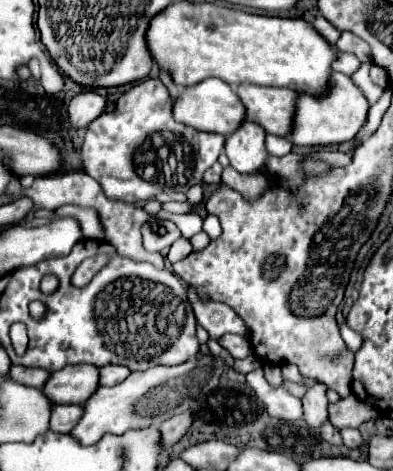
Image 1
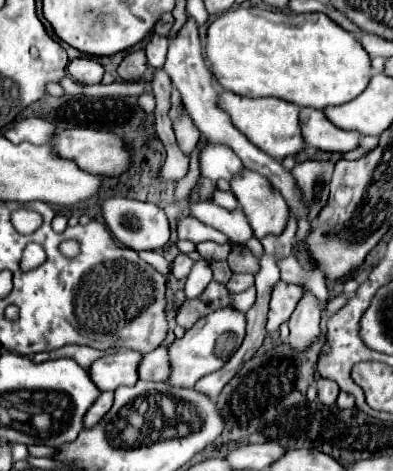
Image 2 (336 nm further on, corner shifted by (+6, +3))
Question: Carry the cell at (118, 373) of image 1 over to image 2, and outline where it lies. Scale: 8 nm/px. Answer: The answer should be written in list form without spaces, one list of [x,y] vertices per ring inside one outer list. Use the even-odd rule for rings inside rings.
[[[158,347],[150,353],[144,355],[142,367],[138,369],[140,379],[146,381],[166,381],[170,379],[170,359],[168,359],[168,349]]]

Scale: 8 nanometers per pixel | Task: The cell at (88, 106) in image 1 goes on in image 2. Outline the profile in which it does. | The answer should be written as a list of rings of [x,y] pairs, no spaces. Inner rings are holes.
[[[78,57],[78,59],[70,61],[68,73],[70,73],[70,77],[74,81],[84,83],[84,85],[90,85],[90,83],[100,83],[100,79],[104,75],[104,69],[92,57]]]

